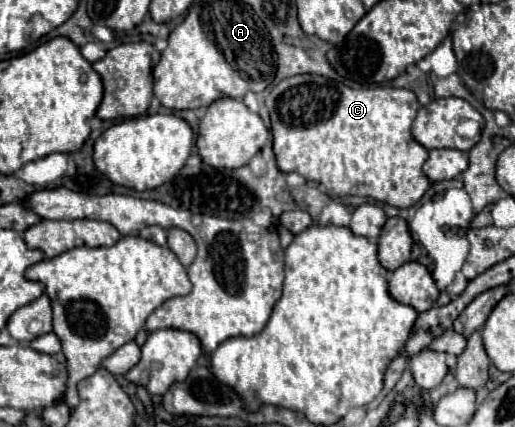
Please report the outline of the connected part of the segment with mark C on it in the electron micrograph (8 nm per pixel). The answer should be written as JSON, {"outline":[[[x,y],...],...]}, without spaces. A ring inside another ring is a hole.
{"outline":[[[301,74],[281,80],[273,86],[267,108],[271,112],[273,150],[281,172],[297,172],[305,180],[317,182],[329,198],[365,196],[397,208],[409,208],[421,200],[429,188],[429,178],[421,166],[427,160],[427,148],[411,136],[411,122],[419,110],[417,96],[405,88],[375,86],[375,88],[347,88],[333,84],[333,80],[313,74]]]}

